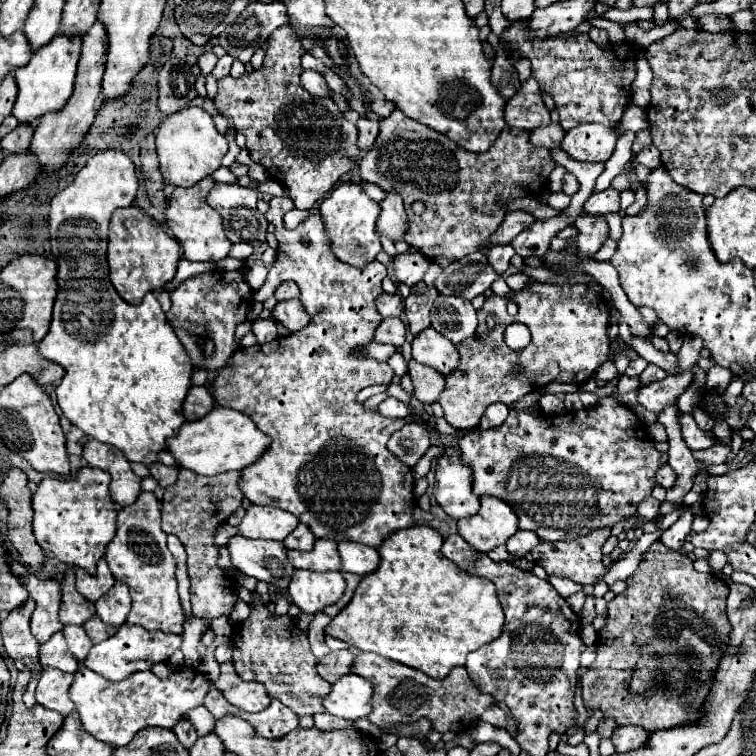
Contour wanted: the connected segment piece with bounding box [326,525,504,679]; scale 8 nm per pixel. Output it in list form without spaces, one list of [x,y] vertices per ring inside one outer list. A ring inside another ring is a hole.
[[[414,525],[392,533],[378,549],[382,557],[380,567],[362,577],[352,601],[326,627],[326,635],[346,641],[360,651],[372,651],[418,669],[434,679],[444,679],[454,667],[466,663],[466,655],[470,651],[498,639],[504,625],[504,611],[496,597],[494,583],[484,577],[464,573],[458,565],[442,557],[440,547],[442,535],[426,525]]]

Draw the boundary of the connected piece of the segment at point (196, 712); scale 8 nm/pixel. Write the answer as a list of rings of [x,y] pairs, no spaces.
[[[196,707],[196,709],[190,709],[188,711],[188,721],[196,727],[198,735],[208,735],[214,731],[214,723],[216,719],[210,715],[210,711],[206,707]]]

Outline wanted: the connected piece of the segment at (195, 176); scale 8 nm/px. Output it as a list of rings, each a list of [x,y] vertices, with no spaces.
[[[184,107],[180,113],[168,115],[158,127],[156,151],[164,181],[174,187],[192,187],[222,165],[222,157],[228,151],[228,139],[216,131],[212,117],[204,109]]]

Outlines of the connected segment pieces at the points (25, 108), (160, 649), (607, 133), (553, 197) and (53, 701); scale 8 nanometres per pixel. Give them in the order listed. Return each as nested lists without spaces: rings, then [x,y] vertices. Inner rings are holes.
[[[54,37],[48,45],[44,45],[40,51],[36,51],[28,65],[14,71],[14,79],[18,83],[18,99],[14,103],[12,115],[18,119],[18,123],[24,125],[36,125],[44,113],[56,113],[60,111],[68,97],[74,91],[74,77],[76,77],[76,63],[80,57],[82,39],[80,37]]]
[[[122,625],[118,627],[114,637],[108,637],[106,641],[94,645],[84,659],[84,667],[92,669],[94,673],[106,677],[108,681],[124,681],[136,671],[150,671],[154,663],[166,663],[176,649],[180,649],[182,637],[180,635],[168,635],[160,631],[146,631],[138,625]]]
[[[586,123],[570,129],[562,141],[562,149],[576,161],[608,161],[616,147],[616,131],[606,125]]]
[[[550,193],[548,205],[554,207],[554,209],[558,209],[558,211],[564,211],[570,205],[570,197],[566,193]]]
[[[44,667],[38,687],[36,687],[36,701],[42,707],[54,709],[66,717],[74,709],[68,697],[70,685],[72,685],[72,675],[54,667]]]

